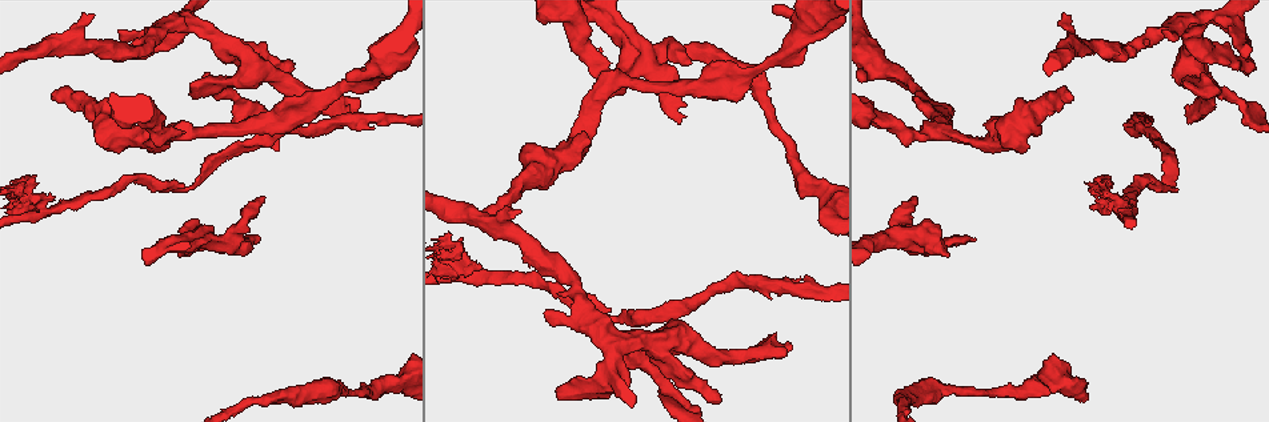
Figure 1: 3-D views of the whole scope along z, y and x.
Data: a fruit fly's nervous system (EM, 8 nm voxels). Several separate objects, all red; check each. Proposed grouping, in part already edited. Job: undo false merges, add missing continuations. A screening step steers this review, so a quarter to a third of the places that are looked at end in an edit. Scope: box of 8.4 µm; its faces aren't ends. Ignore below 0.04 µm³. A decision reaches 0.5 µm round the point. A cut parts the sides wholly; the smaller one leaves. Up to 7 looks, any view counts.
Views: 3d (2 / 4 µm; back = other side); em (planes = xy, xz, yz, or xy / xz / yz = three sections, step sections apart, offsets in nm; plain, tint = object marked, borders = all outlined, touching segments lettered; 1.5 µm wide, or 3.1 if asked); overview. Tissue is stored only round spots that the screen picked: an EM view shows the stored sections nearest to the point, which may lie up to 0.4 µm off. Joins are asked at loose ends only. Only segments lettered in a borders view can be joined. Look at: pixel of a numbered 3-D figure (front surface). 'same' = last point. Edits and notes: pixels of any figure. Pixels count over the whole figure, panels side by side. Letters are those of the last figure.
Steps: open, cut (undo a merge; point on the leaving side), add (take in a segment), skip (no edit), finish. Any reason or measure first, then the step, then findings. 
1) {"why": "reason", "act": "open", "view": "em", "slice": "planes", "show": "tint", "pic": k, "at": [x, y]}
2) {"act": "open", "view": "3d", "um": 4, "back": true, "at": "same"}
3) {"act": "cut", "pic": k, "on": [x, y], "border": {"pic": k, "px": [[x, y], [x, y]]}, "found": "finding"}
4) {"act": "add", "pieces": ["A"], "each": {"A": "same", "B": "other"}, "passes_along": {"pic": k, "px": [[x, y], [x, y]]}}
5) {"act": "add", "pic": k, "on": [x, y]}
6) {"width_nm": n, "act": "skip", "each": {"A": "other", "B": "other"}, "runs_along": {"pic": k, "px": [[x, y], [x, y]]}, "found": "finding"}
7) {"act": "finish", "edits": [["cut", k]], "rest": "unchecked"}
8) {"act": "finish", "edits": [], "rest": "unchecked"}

{"why": "branch stops here", "act": "open", "view": "em", "slice": "planes", "show": "plain", "pic": 1, "at": [1094, 181]}

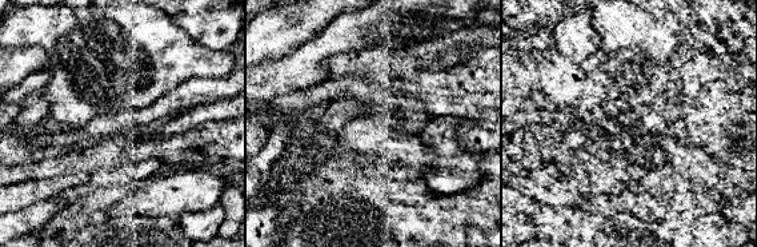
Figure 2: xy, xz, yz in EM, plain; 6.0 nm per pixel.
{"act": "open", "view": "em", "slice": "planes", "show": "borders", "at": "same"}

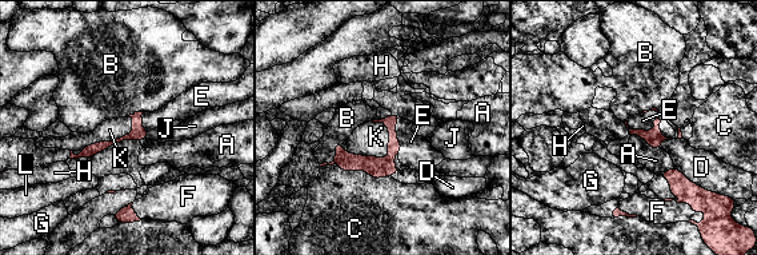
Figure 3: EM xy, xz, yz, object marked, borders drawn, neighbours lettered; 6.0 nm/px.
{"act": "skip", "each": {"A": "other", "B": "other", "C": "other", "D": "other", "E": "other", "F": "other", "G": "other", "H": "other", "J": "other", "K": "other", "L": "other"}, "border": {"pic": 3, "px": [[388, 127], [387, 156], [341, 148]]}, "found": "none of them fits"}

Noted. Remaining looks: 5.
{"why": "free end", "act": "open", "view": "3d", "um": 4, "back": true, "pic": 1, "at": [922, 105]}

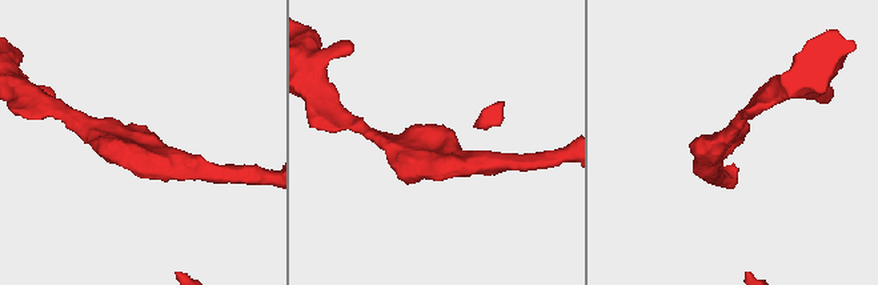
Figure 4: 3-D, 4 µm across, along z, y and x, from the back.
{"act": "open", "view": "em", "slice": "planes", "show": "borders", "pic": 4, "at": [454, 133]}

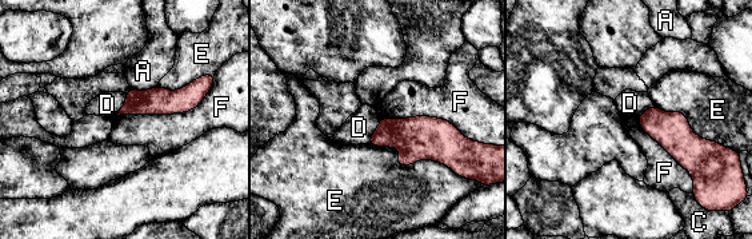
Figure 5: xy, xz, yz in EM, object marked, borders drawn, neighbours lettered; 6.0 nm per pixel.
{"act": "skip", "each": {"A": "other", "C": "other", "D": "other", "E": "other", "F": "other"}, "border": {"pic": 5, "px": [[382, 119], [367, 143]]}, "found": "none of them fits"}

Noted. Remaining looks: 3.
{"why": "calibre changes", "act": "open", "view": "em", "slice": "yz", "step": 4, "show": "borders", "pic": 1, "at": [763, 95]}

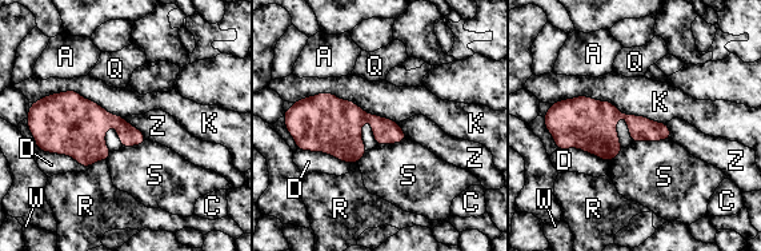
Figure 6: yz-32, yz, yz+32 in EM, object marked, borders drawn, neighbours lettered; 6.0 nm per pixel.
{"longest_contact_nm": ["K", 700], "act": "skip", "each": {"A": "other", "C": "other", "D": "other", "K": "other", "Q": "other", "R": "other", "S": "other", "W": "other", "Z": "other"}, "border": {"pic": 6, "px": [[552, 103], [591, 96], [664, 123]]}, "found": "all the same cell"}

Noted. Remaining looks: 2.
{"act": "finish", "edits": [], "rest": "unchecked"}

